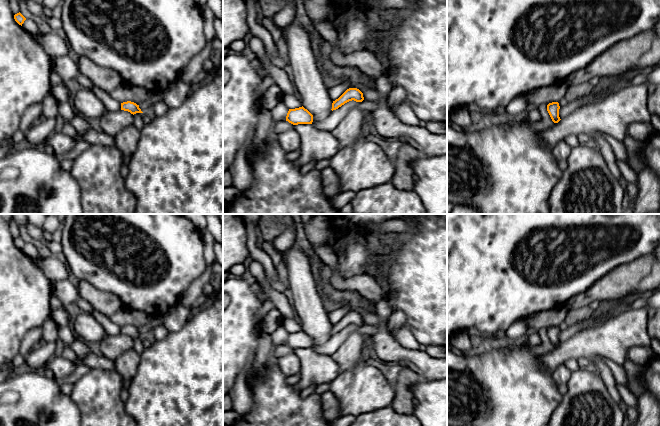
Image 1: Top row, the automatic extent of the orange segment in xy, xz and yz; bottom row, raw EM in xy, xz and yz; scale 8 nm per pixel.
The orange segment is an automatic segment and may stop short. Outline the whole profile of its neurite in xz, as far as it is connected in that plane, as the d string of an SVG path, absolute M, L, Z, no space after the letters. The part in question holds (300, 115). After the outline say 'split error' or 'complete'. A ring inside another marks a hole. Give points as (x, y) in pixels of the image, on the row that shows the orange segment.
M303 106L295 109L289 109L286 121L293 125L312 124L313 115Z | complete

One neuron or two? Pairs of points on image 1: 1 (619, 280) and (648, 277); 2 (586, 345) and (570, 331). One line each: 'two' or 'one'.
1: one
2: two

